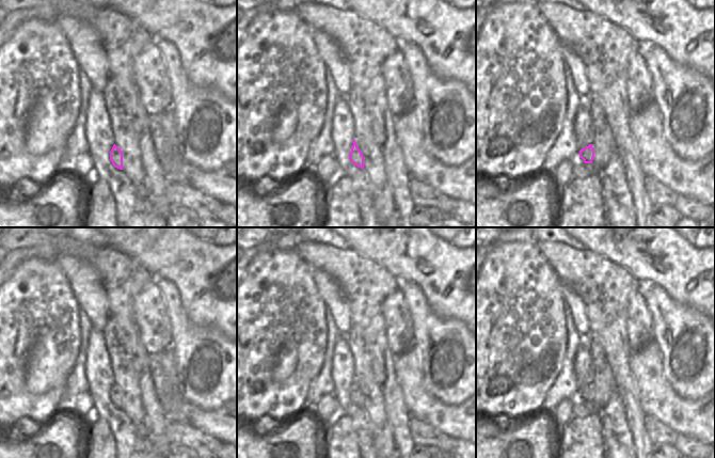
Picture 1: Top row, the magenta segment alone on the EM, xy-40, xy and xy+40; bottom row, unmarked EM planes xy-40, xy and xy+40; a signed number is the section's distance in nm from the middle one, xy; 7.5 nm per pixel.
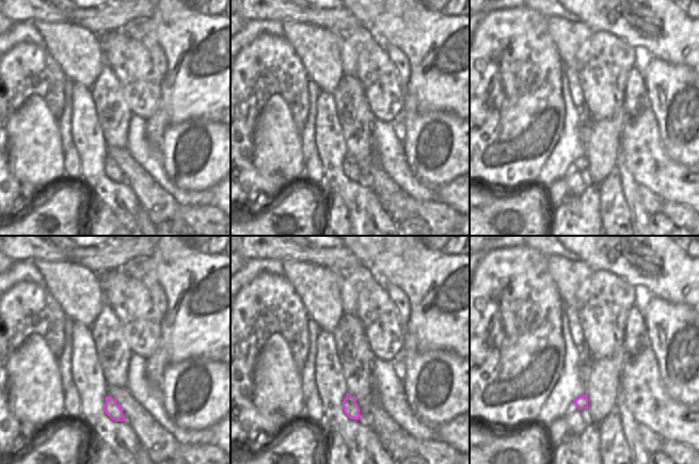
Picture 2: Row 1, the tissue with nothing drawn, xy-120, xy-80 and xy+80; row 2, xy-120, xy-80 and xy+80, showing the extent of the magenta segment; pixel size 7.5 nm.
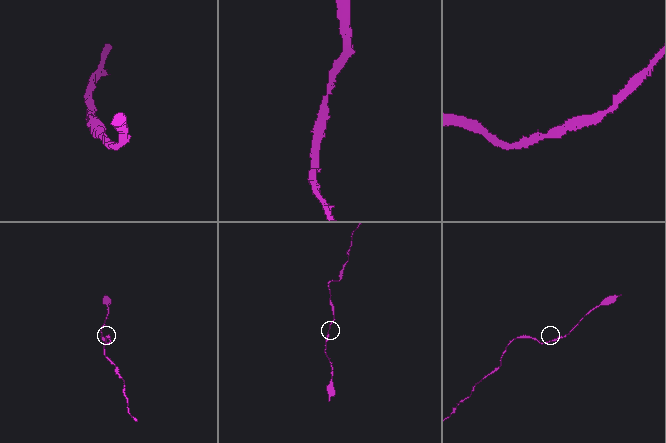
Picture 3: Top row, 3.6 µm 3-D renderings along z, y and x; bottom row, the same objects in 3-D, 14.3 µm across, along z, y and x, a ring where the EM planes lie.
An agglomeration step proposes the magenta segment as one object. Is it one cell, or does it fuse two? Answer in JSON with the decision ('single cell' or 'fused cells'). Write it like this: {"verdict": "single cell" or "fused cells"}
{"verdict": "single cell"}

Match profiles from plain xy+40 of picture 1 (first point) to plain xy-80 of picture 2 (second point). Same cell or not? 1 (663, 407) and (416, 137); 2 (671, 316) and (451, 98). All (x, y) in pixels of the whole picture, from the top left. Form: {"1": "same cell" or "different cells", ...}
{"1": "different cells", "2": "different cells"}

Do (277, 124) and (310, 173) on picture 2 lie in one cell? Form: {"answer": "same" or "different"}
{"answer": "different"}

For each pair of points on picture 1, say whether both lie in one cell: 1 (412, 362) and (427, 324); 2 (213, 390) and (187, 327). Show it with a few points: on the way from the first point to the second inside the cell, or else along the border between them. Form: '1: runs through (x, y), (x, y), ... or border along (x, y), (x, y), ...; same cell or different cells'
1: border along (412, 345), (420, 354), (420, 370), (424, 374); different cells
2: runs through (211, 374), (211, 367), (207, 361), (190, 343); same cell

